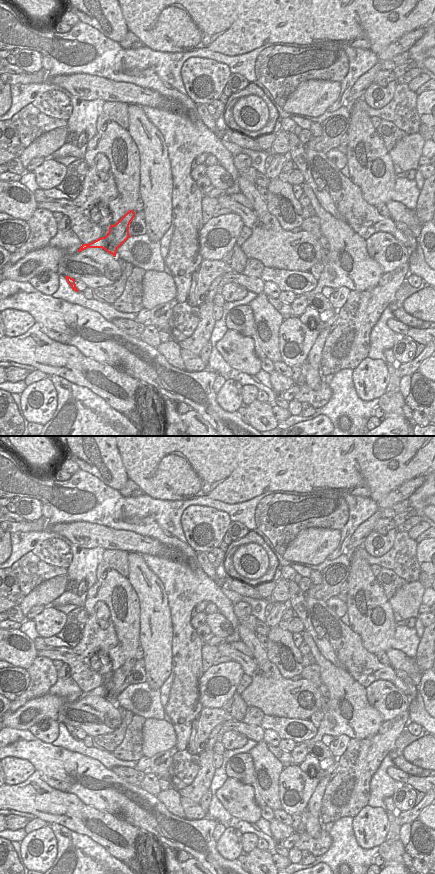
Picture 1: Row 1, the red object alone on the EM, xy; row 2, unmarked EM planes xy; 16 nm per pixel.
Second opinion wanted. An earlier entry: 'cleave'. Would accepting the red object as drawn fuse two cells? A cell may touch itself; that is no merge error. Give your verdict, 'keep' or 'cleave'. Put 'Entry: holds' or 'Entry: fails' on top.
Entry: fails
keep

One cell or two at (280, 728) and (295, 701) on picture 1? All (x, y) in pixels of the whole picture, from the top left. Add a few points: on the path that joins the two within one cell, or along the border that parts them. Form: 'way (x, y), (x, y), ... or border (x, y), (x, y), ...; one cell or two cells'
border (264, 714), (309, 719); two cells

